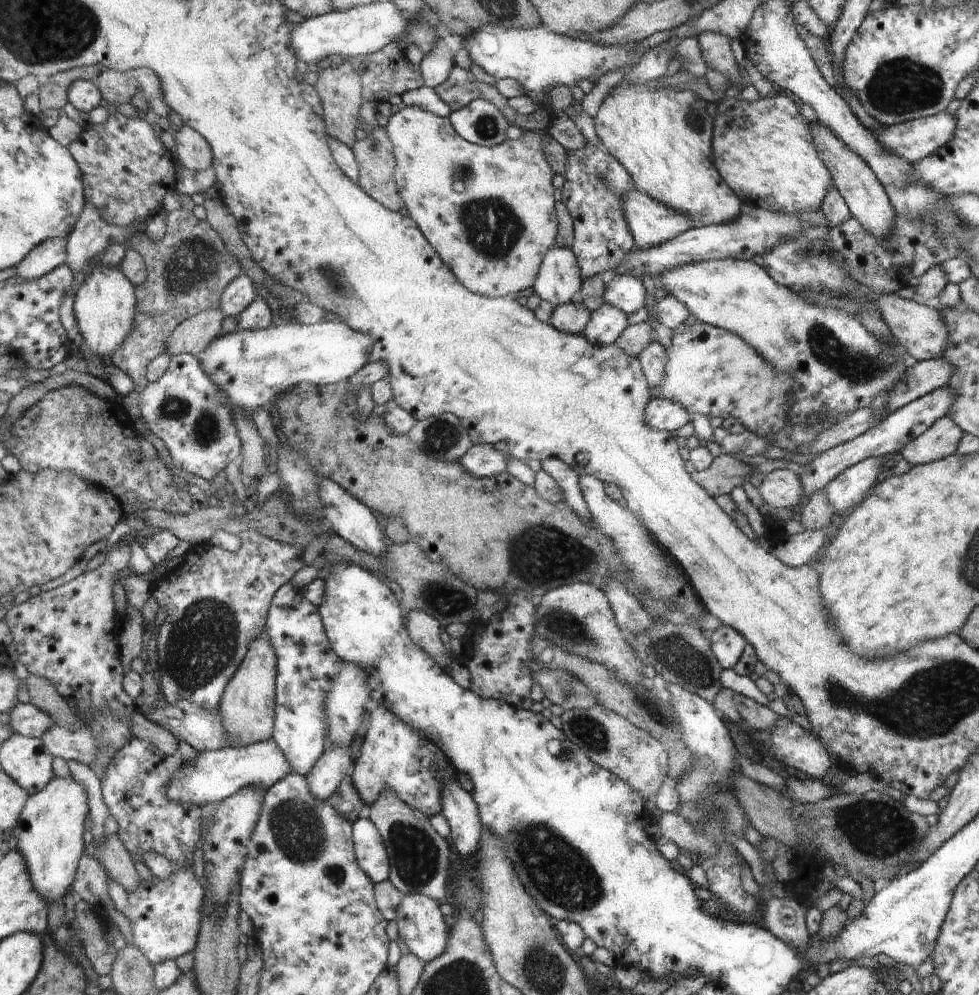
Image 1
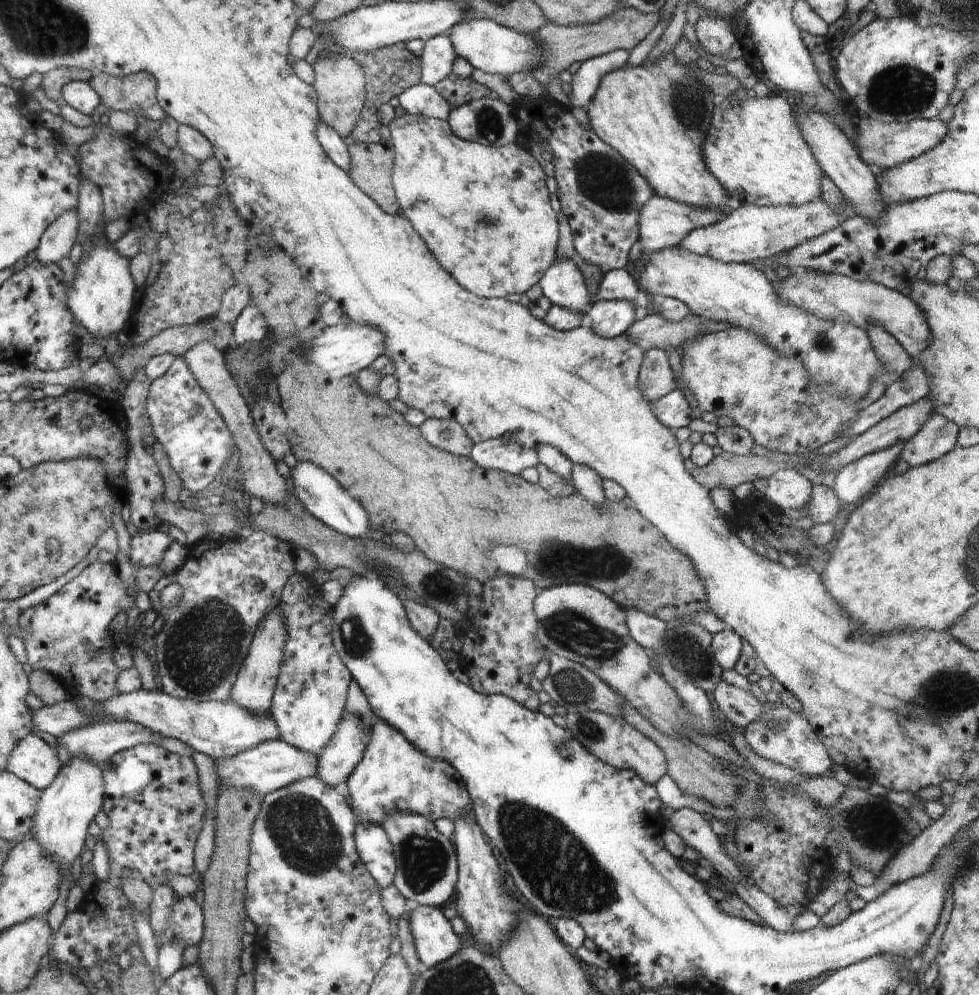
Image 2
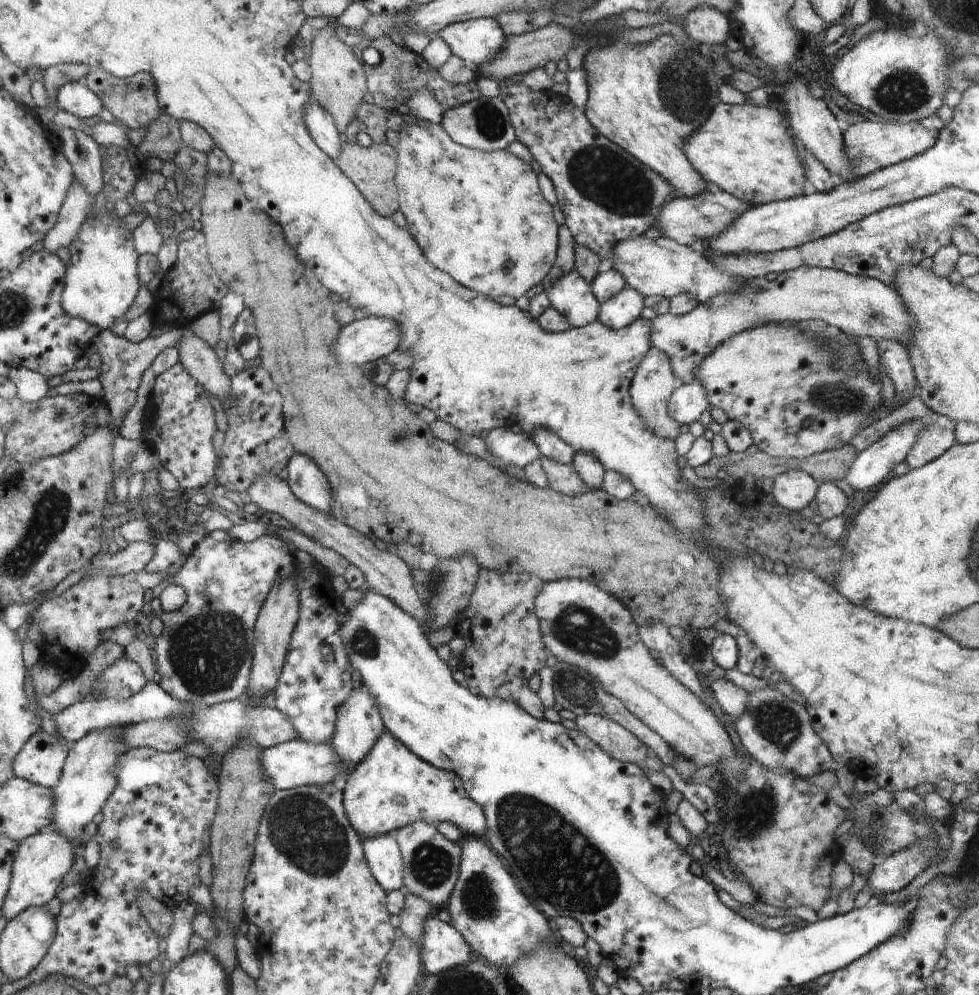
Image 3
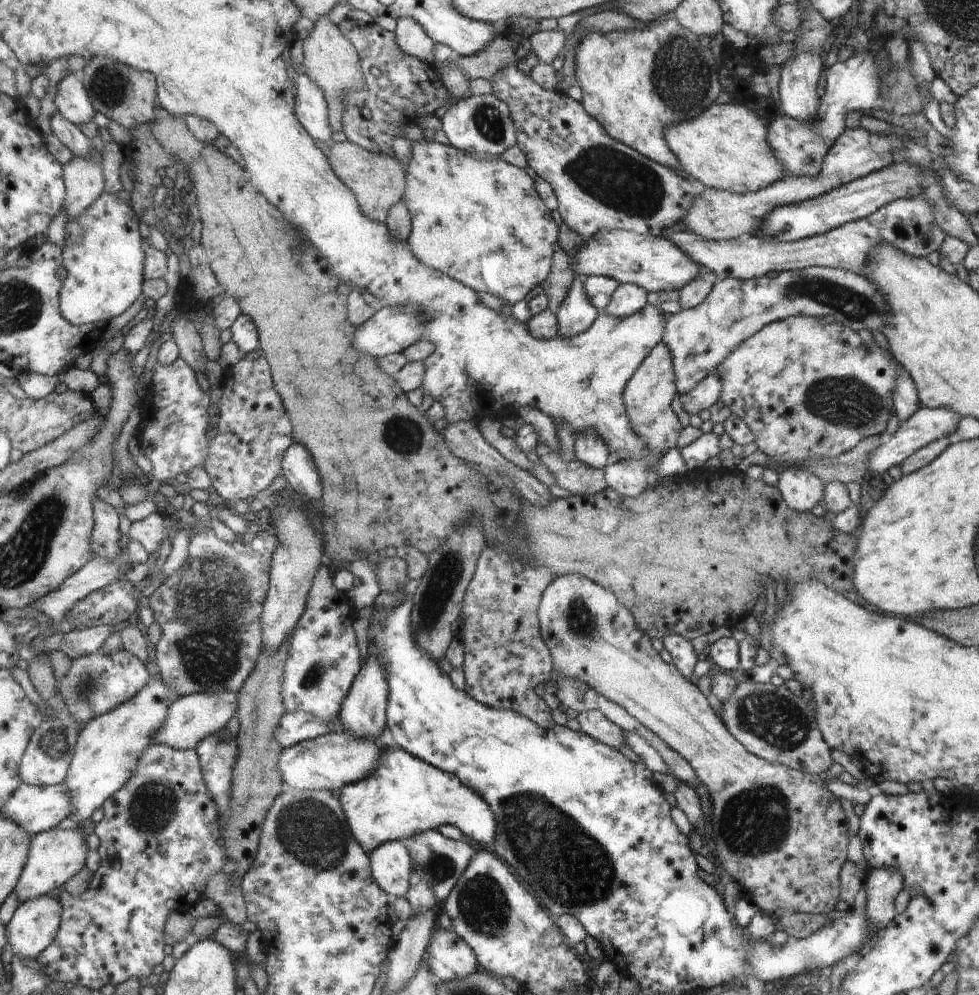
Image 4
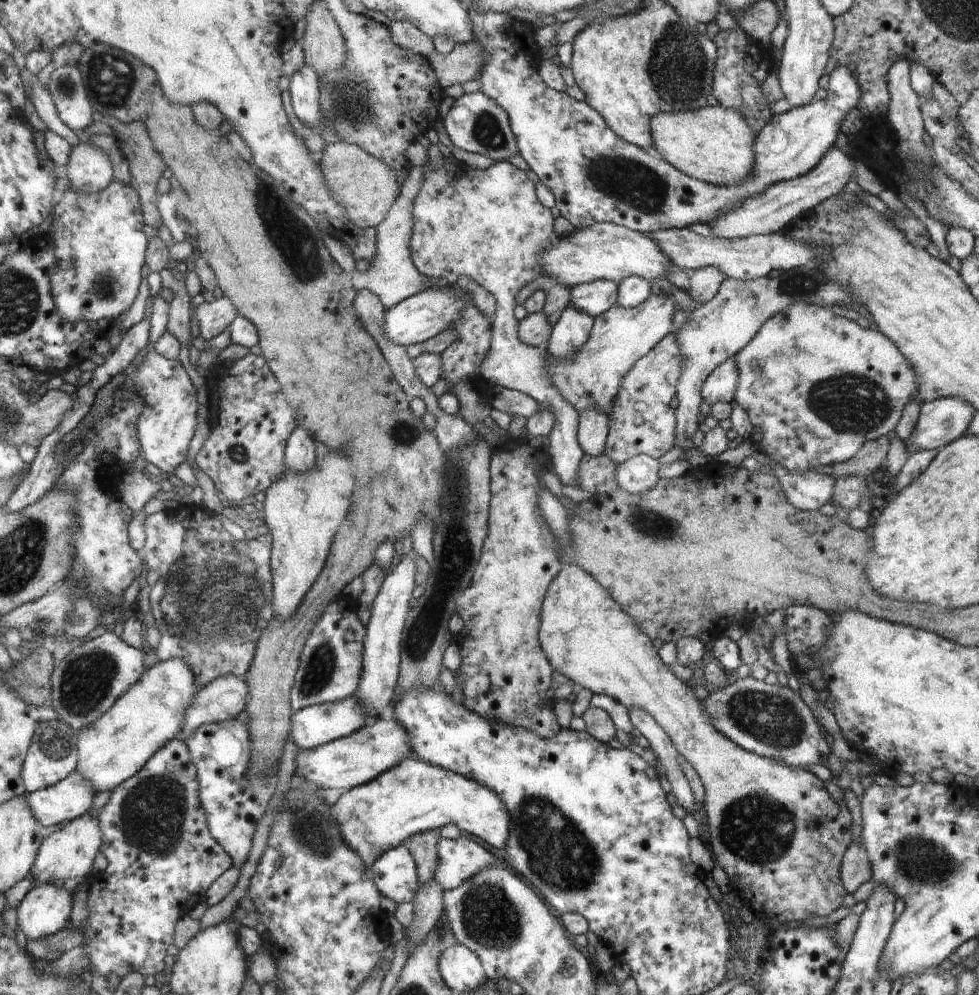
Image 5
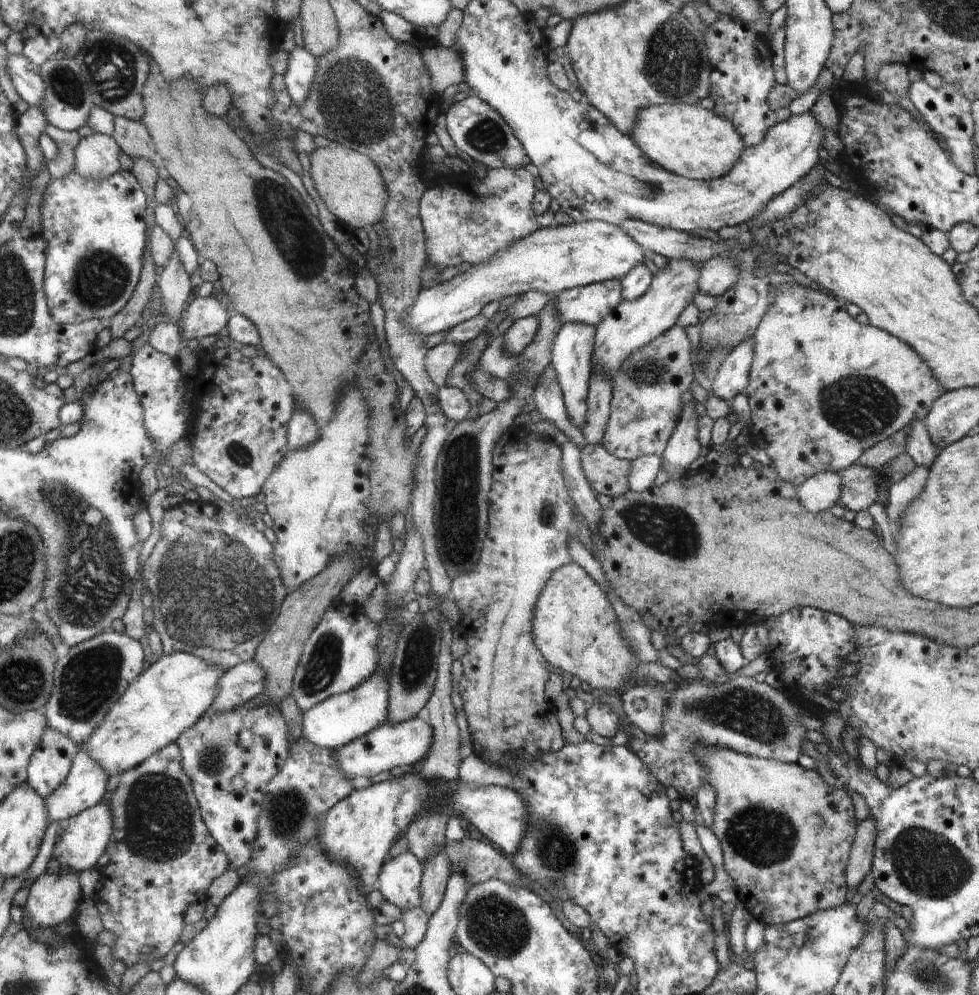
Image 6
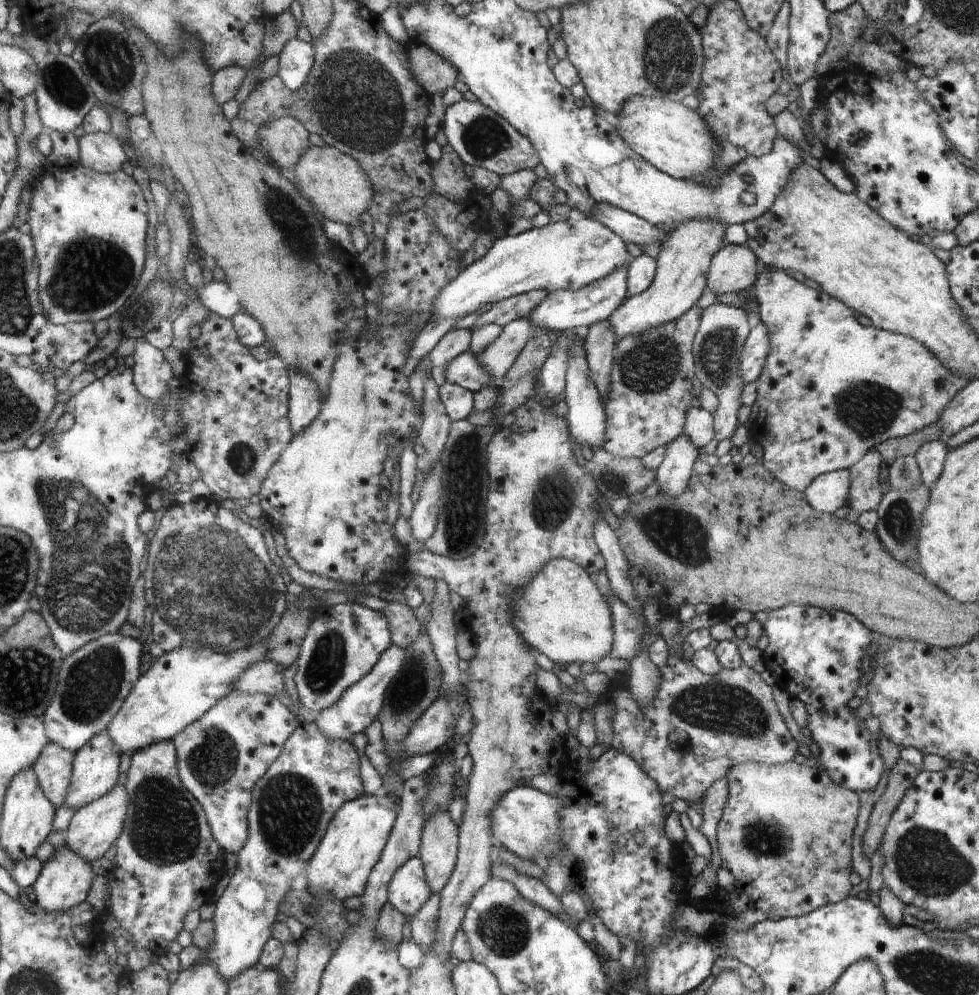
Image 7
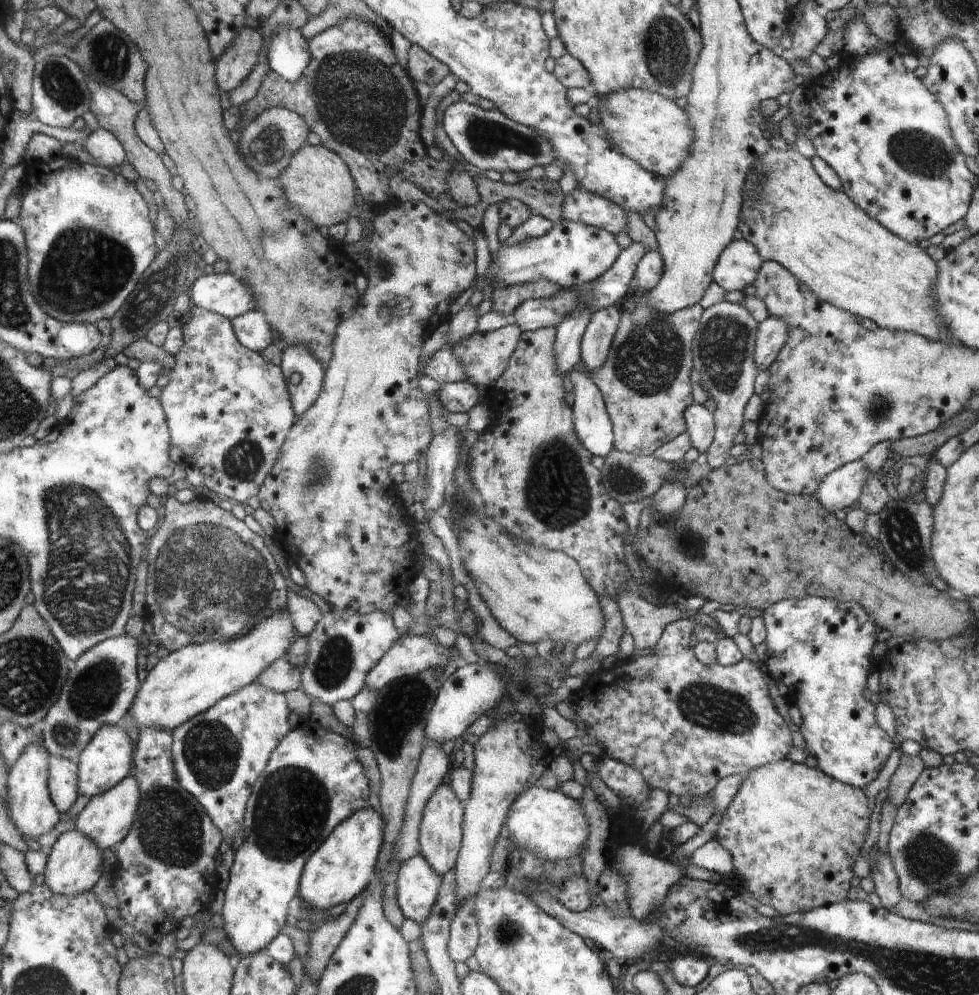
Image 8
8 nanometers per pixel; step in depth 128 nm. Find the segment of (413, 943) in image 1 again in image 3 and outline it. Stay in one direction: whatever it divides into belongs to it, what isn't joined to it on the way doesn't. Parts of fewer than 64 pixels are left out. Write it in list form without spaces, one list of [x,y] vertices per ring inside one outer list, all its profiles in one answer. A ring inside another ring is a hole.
[[[426,918],[422,927],[420,956],[424,973],[438,975],[470,962],[470,948],[468,948],[470,944],[464,942],[465,938],[460,936],[459,931],[454,930],[454,926],[444,924],[439,918]]]

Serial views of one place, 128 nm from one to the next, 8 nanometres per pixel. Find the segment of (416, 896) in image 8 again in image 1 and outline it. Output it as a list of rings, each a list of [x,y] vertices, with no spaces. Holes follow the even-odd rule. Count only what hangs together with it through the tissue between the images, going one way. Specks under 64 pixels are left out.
[[[370,818],[357,819],[354,828],[355,857],[359,867],[374,883],[390,878],[390,856],[378,827]]]

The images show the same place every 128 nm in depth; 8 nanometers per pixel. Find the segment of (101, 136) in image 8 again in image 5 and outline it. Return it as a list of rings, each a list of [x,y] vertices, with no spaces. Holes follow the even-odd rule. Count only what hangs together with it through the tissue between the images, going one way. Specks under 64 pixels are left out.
[[[80,144],[74,148],[67,174],[71,188],[84,194],[98,194],[114,182],[114,162],[100,148],[92,144]]]

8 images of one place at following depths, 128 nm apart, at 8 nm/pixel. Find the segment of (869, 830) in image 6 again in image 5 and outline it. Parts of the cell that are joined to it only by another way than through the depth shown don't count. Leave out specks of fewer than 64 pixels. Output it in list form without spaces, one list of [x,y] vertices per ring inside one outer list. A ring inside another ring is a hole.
[[[856,841],[843,857],[843,885],[848,894],[854,894],[862,884],[871,879],[871,864],[861,841]]]

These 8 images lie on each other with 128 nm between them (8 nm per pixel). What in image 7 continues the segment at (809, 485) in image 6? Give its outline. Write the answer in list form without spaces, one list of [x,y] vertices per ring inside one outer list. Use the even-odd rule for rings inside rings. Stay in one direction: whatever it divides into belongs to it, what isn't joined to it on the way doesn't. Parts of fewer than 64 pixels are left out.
[[[848,469],[823,473],[803,492],[807,501],[820,513],[832,512],[844,506],[851,492],[851,474]]]

